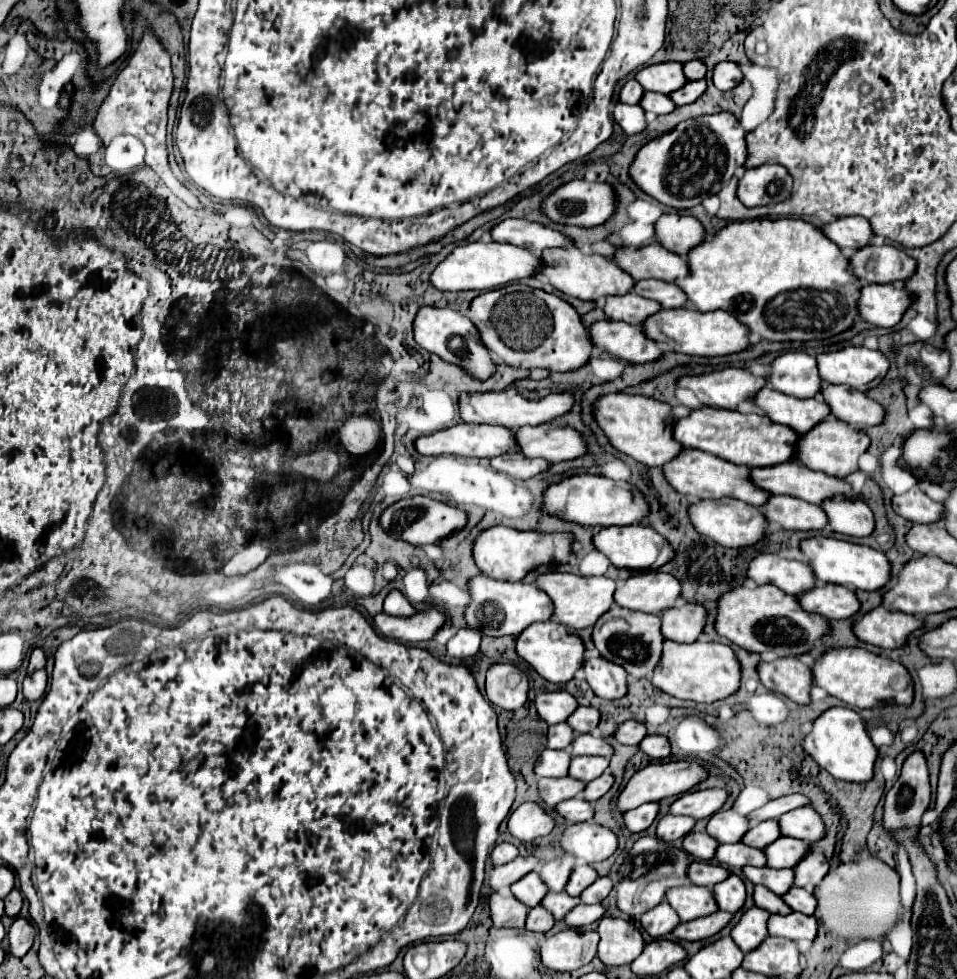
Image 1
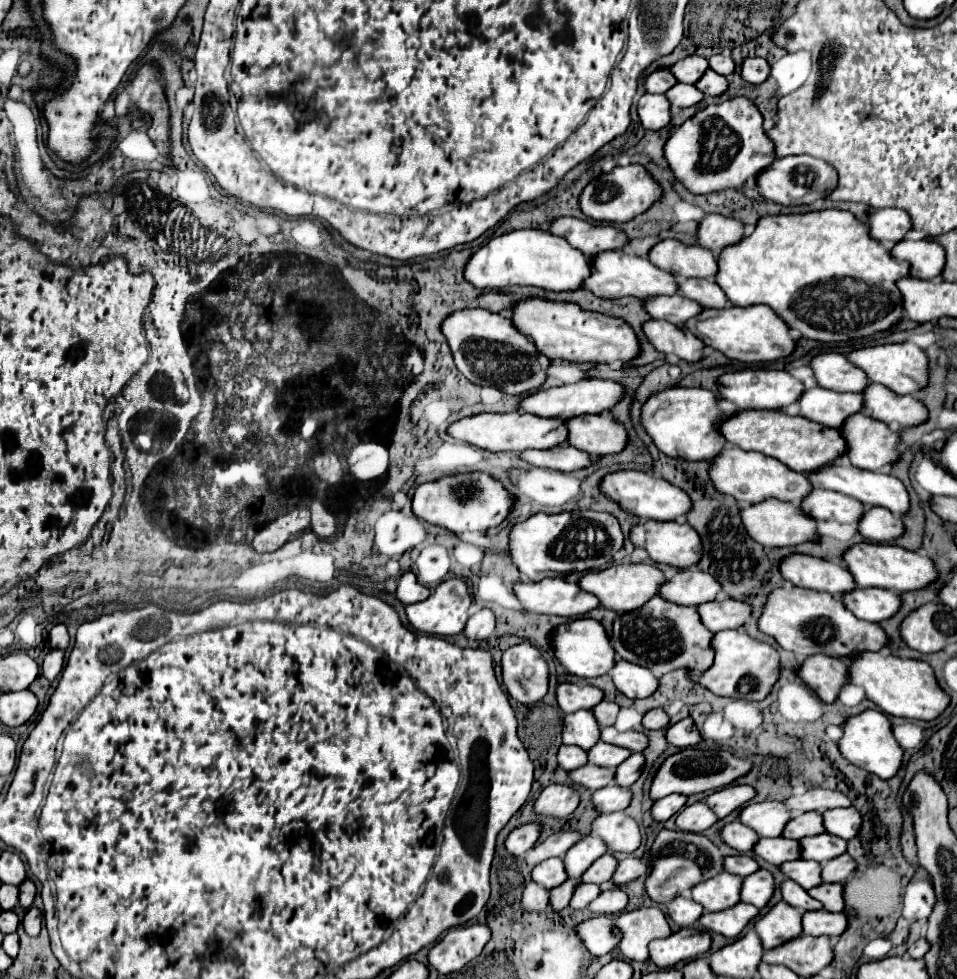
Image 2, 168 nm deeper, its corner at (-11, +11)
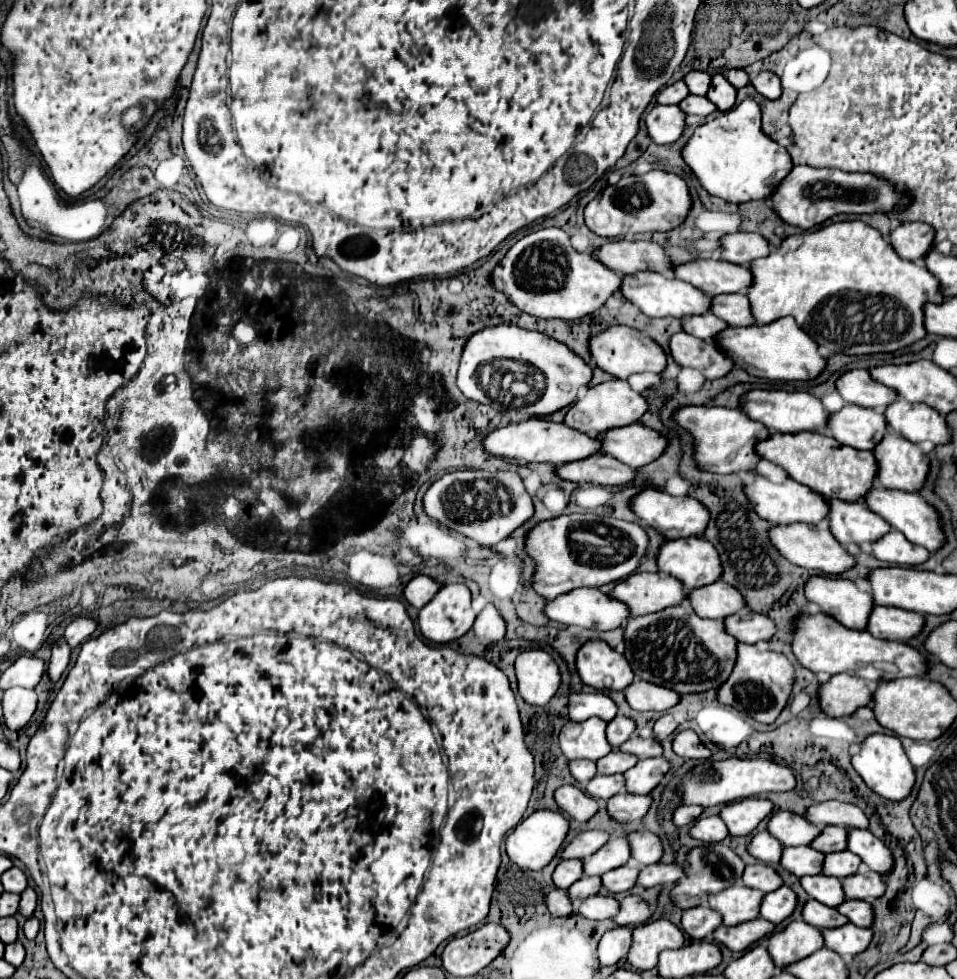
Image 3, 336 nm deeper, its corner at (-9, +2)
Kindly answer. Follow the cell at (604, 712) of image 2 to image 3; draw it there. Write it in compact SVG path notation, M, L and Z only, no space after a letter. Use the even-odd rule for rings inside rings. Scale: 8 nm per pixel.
M616 715L614 721L608 721L608 729L606 729L606 735L608 735L608 741L610 745L620 745L624 743L632 733L634 733L634 721L624 717L624 715Z

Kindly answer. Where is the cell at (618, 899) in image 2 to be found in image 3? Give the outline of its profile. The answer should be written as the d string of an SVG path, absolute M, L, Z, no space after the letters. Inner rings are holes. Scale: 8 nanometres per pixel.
M628 895L618 903L618 913L612 917L616 925L642 925L652 915L650 907L636 895Z

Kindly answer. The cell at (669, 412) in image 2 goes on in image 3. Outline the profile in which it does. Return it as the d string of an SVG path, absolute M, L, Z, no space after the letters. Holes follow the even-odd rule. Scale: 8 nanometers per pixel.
M682 405L672 413L672 419L678 427L686 429L694 437L694 461L702 469L712 469L712 473L738 473L750 471L758 461L754 453L754 445L770 435L770 431L752 421L740 409L726 407L710 407L710 405Z

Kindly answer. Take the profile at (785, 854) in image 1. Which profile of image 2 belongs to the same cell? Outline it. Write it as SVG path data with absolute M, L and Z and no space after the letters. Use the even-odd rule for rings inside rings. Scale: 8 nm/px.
M832 834L812 836L812 840L800 840L800 844L804 844L804 858L816 860L816 862L828 862L844 854L848 848L846 840L840 840L838 836L832 836Z

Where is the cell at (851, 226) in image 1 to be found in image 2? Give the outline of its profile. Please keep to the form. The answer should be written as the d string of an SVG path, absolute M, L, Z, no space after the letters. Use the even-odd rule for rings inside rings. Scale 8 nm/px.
M886 208L870 212L870 236L882 244L898 244L912 230L912 220L902 208Z

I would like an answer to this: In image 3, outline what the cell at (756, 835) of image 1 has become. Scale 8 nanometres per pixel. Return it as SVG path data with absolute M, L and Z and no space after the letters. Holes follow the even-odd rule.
M826 825L822 833L810 843L810 847L818 849L820 853L834 853L846 849L846 829L838 825Z

